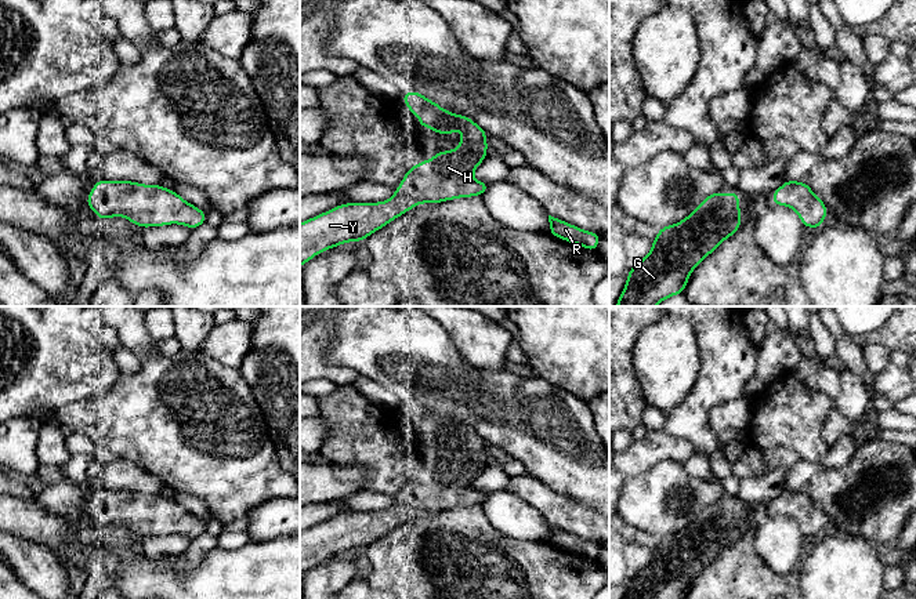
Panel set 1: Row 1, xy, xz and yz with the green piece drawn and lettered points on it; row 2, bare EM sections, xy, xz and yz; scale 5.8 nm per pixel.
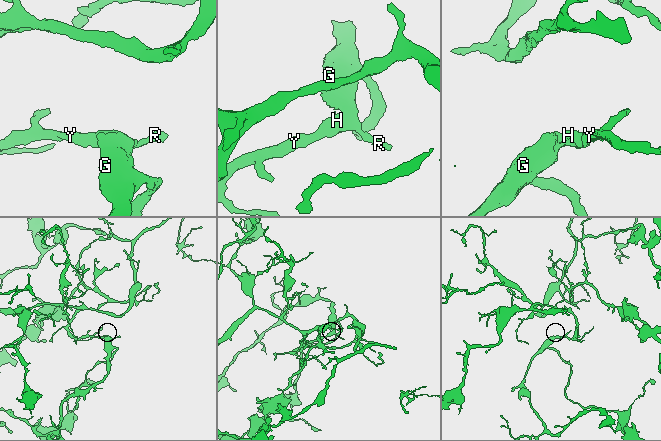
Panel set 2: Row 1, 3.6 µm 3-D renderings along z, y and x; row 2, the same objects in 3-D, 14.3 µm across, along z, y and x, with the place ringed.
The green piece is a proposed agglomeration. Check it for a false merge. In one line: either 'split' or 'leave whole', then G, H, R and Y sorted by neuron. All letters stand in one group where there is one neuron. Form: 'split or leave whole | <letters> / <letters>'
leave whole | G H R Y

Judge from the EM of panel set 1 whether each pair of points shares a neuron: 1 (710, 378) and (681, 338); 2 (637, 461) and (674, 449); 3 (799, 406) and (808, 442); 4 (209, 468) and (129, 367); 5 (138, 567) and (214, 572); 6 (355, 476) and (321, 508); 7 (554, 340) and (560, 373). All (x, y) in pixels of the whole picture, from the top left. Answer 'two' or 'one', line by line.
1: two
2: one
3: one
4: two
5: one
6: two
7: one

